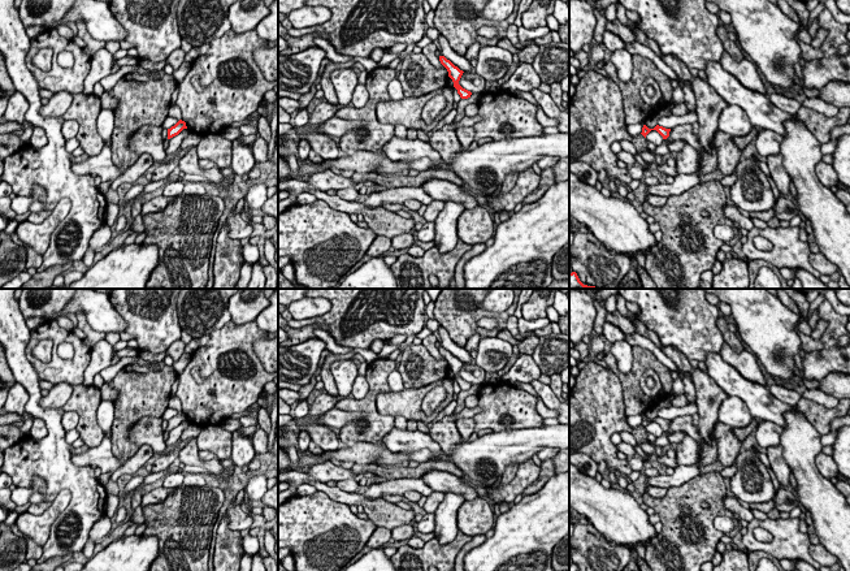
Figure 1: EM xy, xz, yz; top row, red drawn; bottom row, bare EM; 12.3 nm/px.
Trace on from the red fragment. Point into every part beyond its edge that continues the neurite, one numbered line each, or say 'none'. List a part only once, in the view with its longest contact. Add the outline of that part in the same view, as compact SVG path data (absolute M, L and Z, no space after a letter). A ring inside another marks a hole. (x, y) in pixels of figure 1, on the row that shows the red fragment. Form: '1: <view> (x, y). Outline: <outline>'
none

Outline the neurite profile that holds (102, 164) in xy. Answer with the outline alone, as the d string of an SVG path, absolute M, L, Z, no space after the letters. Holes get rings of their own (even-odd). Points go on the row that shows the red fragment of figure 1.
M101 109L96 120L97 133L103 139L103 150L96 156L90 156L82 163L71 163L71 170L78 174L99 176L101 182L114 181L123 174L123 169L112 160L110 140L114 129L114 113L109 109Z

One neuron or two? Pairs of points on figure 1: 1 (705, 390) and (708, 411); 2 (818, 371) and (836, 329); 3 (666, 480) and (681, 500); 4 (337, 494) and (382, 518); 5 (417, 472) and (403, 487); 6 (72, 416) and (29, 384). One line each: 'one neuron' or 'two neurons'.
1: one neuron
2: one neuron
3: two neurons
4: one neuron
5: two neurons
6: two neurons

